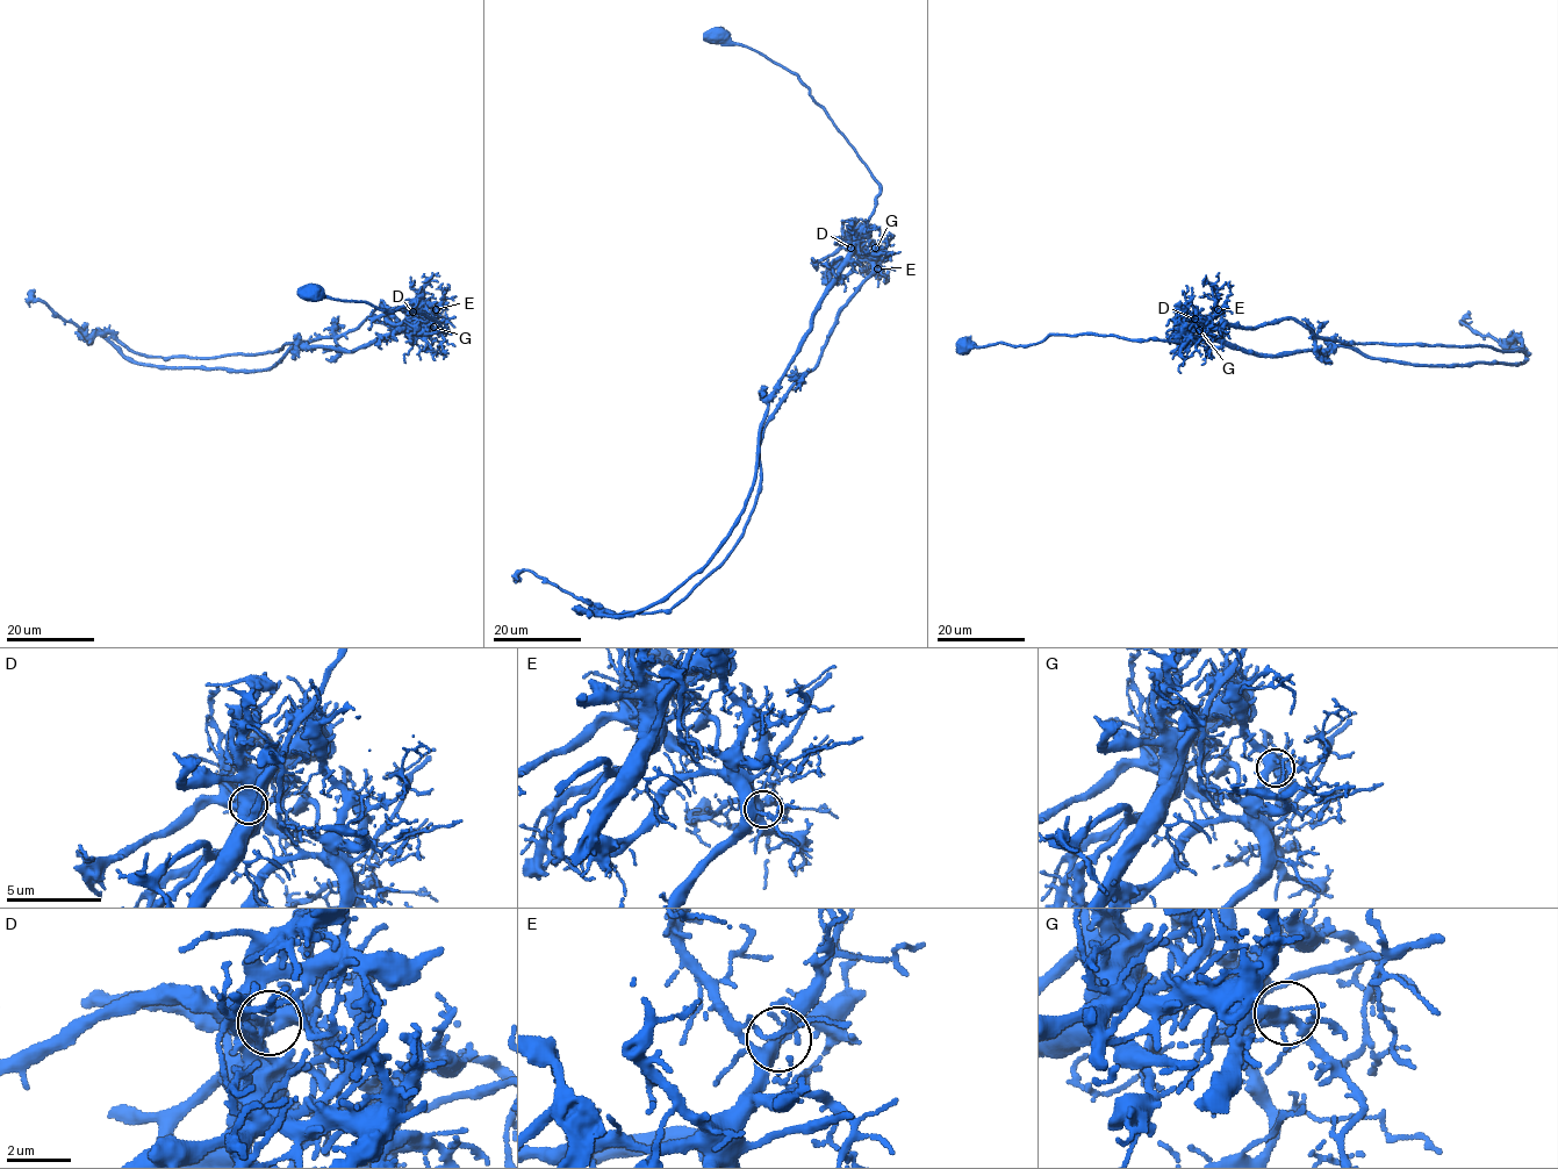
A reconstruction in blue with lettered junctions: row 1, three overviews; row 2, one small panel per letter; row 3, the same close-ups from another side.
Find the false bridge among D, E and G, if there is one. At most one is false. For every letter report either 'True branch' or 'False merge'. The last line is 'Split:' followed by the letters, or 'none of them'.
D: False merge
E: True branch
G: True branch
Split: D

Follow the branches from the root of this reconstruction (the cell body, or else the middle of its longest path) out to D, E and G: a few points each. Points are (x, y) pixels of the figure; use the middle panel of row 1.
D: (718, 36), (755, 50), (792, 71), (878, 185), (875, 209), (852, 249)
E: (718, 36), (755, 50), (792, 71), (866, 165), (878, 185), (880, 194), (858, 242), (877, 269)
G: (718, 36), (755, 50), (792, 71), (853, 149), (880, 188), (875, 209), (862, 228), (864, 237), (875, 248)

